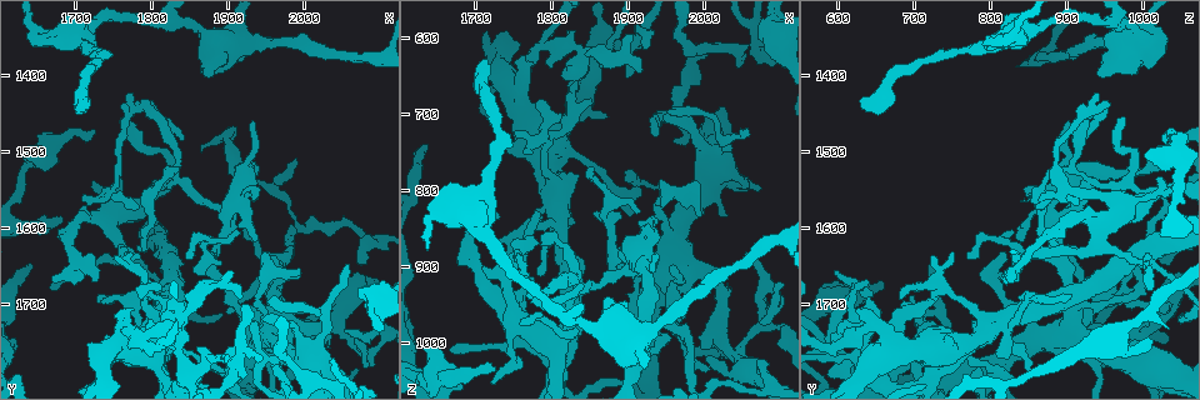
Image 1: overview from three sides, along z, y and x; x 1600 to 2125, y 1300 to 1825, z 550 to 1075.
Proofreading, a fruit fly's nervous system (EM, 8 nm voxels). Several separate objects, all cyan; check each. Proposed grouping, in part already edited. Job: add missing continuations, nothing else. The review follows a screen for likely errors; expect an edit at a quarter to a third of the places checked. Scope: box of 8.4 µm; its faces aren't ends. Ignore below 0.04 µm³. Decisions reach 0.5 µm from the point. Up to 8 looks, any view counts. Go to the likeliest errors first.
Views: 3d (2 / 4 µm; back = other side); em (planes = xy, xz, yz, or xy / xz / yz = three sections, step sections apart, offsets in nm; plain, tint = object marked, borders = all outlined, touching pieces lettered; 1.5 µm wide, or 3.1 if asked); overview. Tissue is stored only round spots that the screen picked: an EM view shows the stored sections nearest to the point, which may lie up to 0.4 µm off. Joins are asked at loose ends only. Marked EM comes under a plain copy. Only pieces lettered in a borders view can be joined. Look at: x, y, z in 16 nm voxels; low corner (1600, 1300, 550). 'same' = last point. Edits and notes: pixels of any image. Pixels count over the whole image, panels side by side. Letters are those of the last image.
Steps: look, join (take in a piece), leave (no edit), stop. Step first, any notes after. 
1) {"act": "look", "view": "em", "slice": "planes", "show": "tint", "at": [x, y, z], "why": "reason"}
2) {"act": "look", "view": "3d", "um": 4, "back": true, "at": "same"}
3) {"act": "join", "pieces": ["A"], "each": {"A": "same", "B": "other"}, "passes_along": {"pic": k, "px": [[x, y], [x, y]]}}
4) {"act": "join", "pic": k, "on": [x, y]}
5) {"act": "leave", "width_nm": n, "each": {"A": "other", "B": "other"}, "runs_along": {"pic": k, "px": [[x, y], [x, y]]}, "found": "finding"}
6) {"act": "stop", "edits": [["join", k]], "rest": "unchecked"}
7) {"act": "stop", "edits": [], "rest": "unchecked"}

{"act": "look", "view": "3d", "um": 4, "at": [1725, 1475, 1030]}

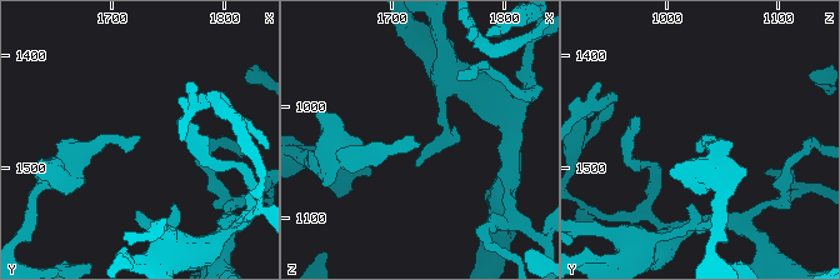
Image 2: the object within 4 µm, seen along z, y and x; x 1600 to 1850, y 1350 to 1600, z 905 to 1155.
{"act": "look", "view": "em", "slice": "yz", "step": 8, "show": "borders", "at": [1726, 1474, 1030]}

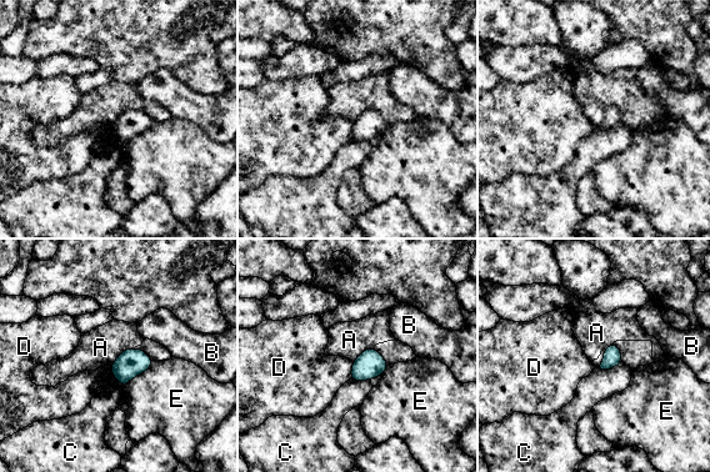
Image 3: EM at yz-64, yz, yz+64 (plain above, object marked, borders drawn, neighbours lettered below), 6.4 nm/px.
{"act": "leave", "each": {"A": "other", "B": "other", "C": "other", "D": "other", "E": "other"}, "border": {"pic": 3, "px": [[380, 373], [364, 380], [351, 378]]}, "found": "no lettered piece goes on from it"}

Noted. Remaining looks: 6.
{"act": "look", "view": "3d", "um": 2, "at": [1780, 1710, 630]}

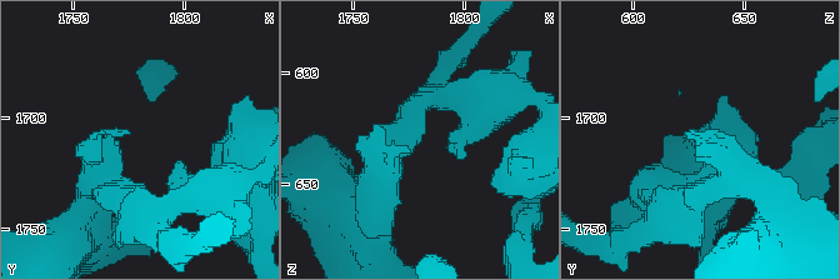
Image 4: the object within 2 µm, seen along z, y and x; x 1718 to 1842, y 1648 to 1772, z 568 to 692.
{"act": "look", "view": "em", "slice": "planes", "show": "borders", "at": [1776, 1706, 632], "arm_widths_nm": [200, 240]}

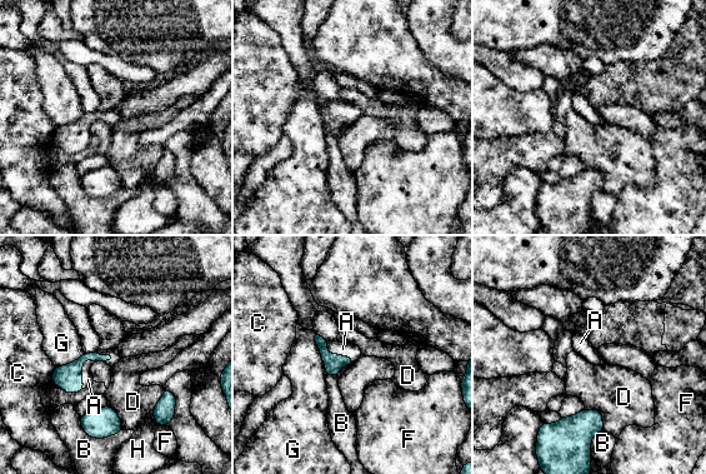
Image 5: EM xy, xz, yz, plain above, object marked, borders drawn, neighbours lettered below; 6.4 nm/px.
{"act": "join", "pieces": ["A"], "each": {"A": "same", "B": "other", "C": "other", "D": "other", "F": "other", "G": "other", "H": "other"}, "passes_along": {"pic": 5, "px": [[334, 363], [335, 353], [343, 349]]}, "found": "it goes on there"}

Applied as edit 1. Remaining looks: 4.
{"act": "look", "view": "em", "slice": "xy", "step": 4, "show": "borders", "at": [2075, 1645, 1030], "why": "thin end"}

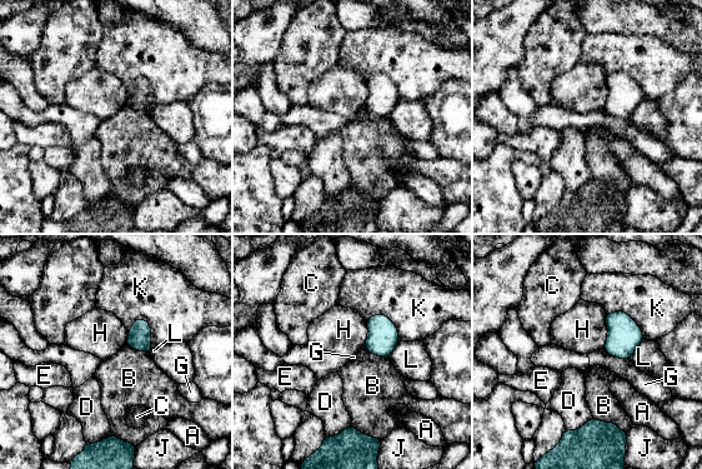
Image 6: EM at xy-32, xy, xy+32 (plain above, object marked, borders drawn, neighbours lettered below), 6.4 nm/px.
{"act": "look", "view": "em", "slice": "planes", "show": "borders", "at": "same", "why": "cut it another way"}

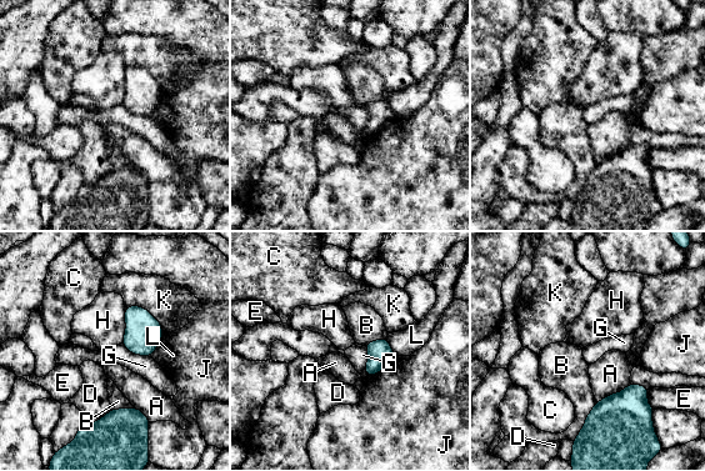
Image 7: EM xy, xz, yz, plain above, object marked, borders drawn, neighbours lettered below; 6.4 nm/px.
{"act": "leave", "longest_contact_nm": ["K", 260], "each": {"A": "other", "B": "other", "C": "other", "D": "other", "E": "other", "G": "other", "H": "other", "J": "other", "K": "other", "L": "other"}, "border": {"pic": 7, "px": [[123, 342], [131, 352], [150, 356]]}, "found": "none of them fits"}

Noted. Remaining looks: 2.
{"act": "stop", "edits": [["join", 5]], "rest": "unchecked"}

